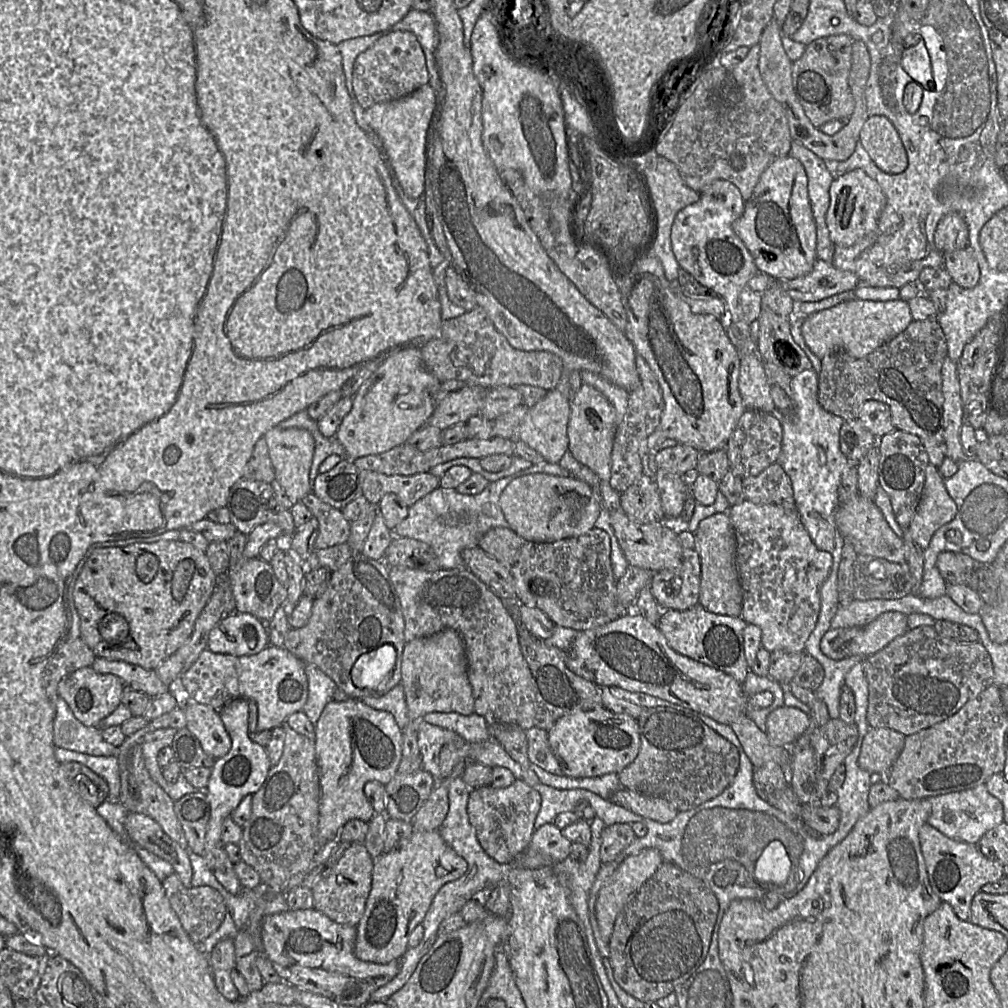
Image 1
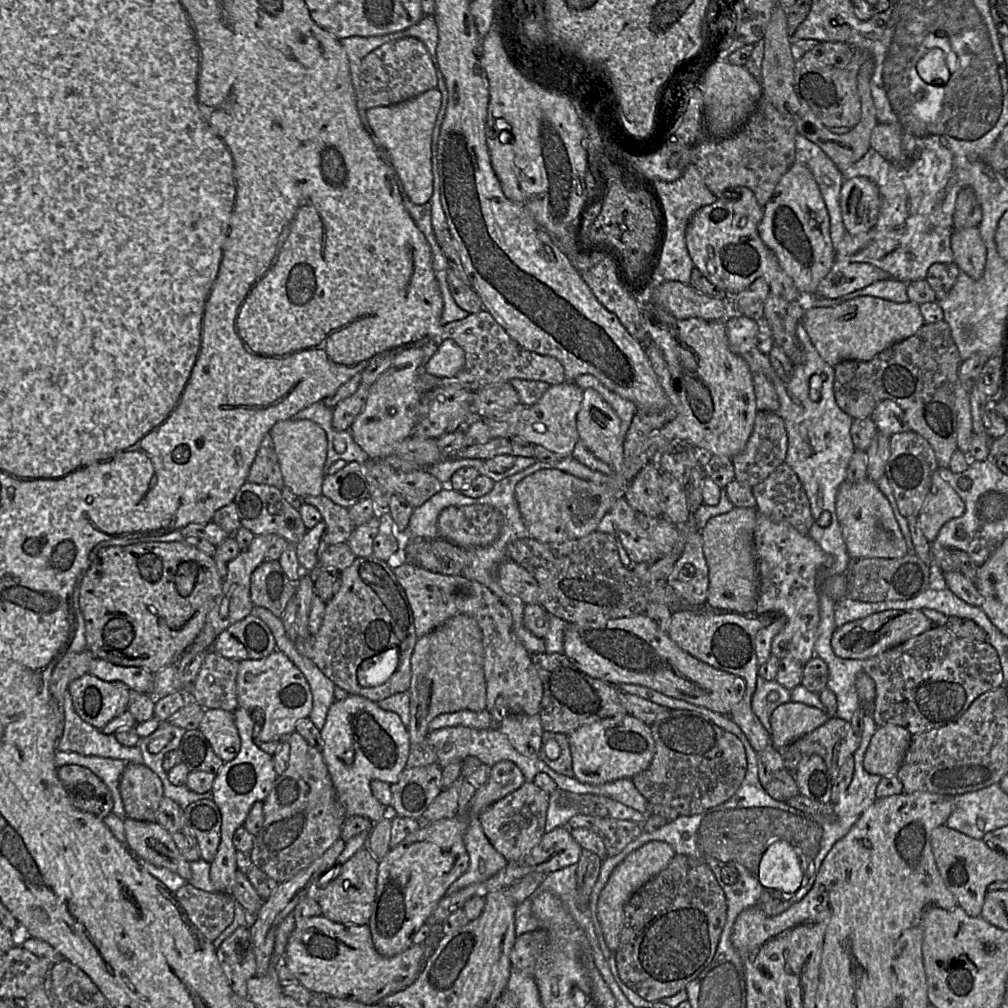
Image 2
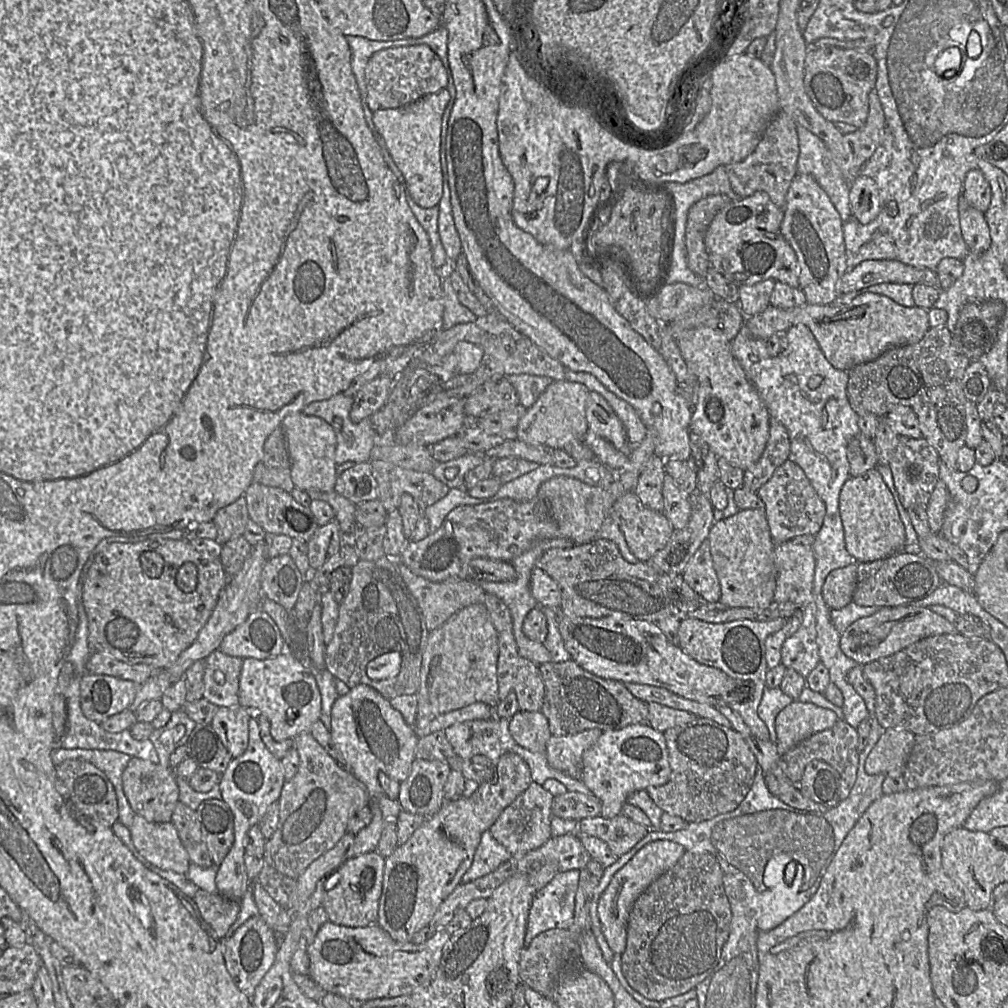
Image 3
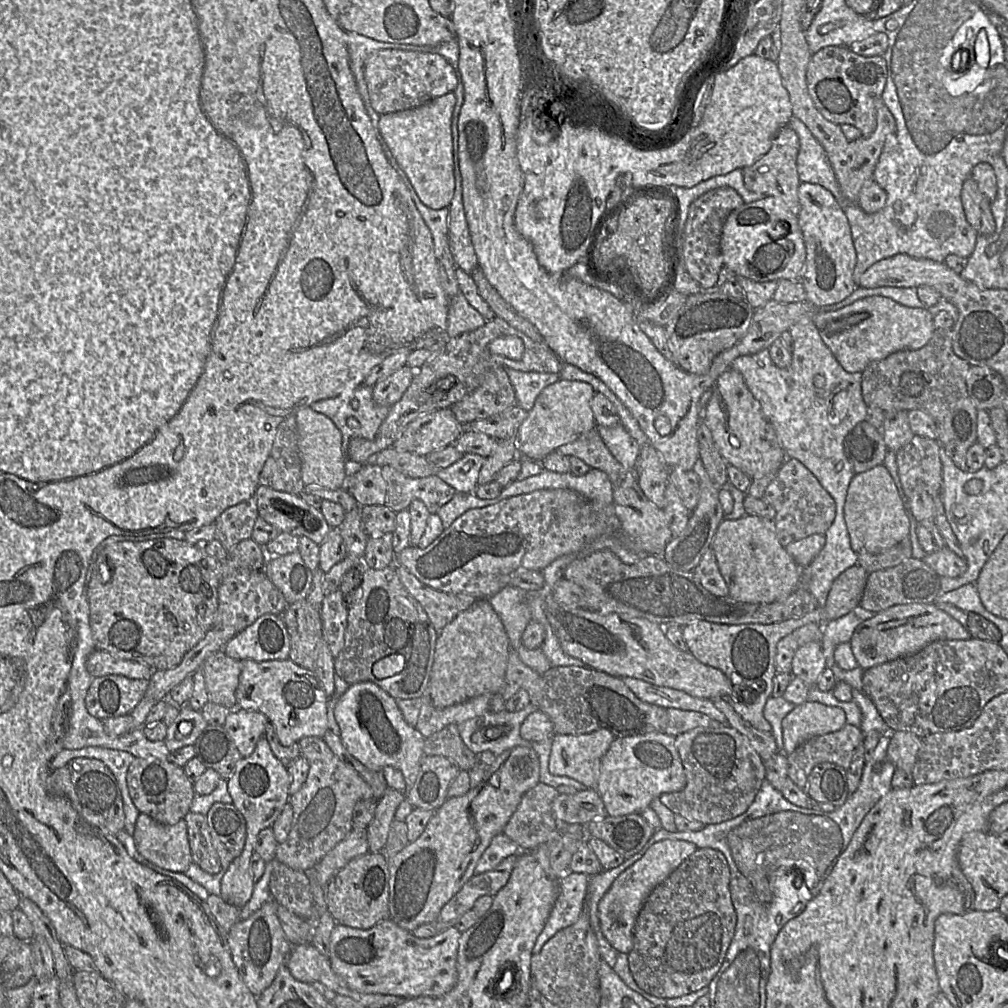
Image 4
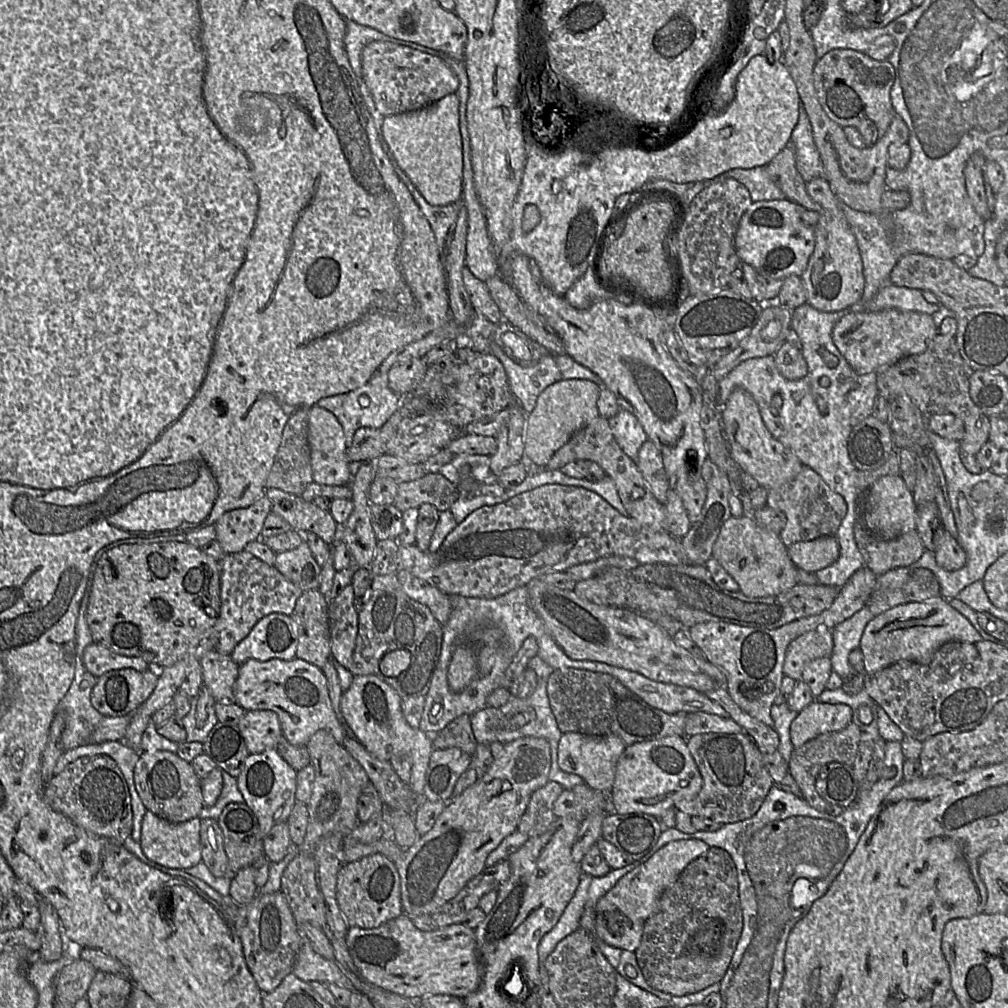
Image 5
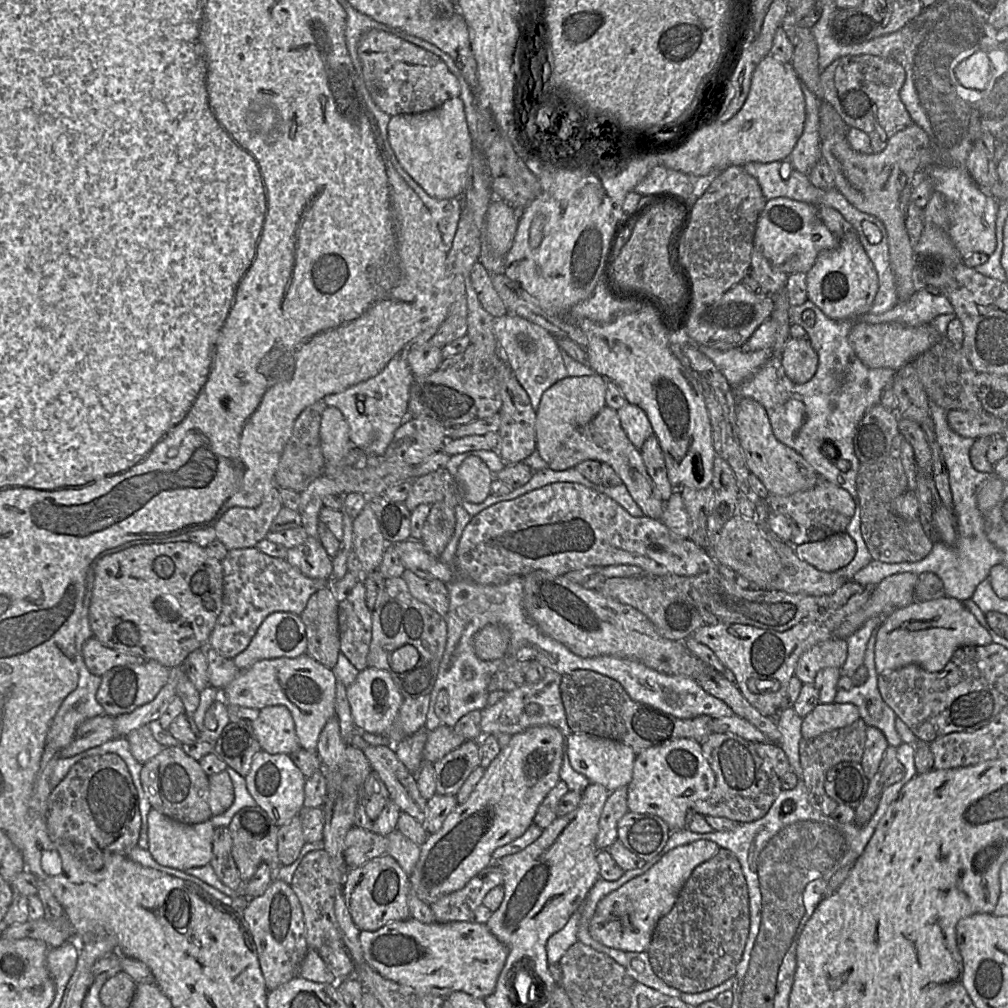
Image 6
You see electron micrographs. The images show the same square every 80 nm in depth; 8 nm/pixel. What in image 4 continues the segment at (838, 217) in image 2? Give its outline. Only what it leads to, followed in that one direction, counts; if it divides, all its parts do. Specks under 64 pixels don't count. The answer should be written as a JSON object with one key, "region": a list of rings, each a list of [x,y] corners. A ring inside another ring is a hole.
{"region":[[[792,117],[788,124],[797,134],[799,138],[799,152],[797,156],[797,172],[801,182],[807,182],[812,184],[819,184],[830,191],[835,199],[839,202],[839,204],[844,207],[848,203],[845,199],[839,183],[837,181],[834,170],[828,160],[826,152],[823,146],[819,143],[819,141],[814,137],[814,135],[810,132],[807,126],[798,118]]]}

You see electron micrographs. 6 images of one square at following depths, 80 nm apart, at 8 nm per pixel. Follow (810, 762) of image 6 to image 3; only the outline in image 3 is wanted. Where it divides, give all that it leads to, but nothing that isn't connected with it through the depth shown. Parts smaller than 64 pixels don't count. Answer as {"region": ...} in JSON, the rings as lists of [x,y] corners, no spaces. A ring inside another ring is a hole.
{"region":[[[837,720],[831,728],[817,732],[795,745],[782,759],[787,764],[788,778],[798,788],[809,762],[822,760],[842,773],[851,751],[857,746],[856,728],[844,720]]]}

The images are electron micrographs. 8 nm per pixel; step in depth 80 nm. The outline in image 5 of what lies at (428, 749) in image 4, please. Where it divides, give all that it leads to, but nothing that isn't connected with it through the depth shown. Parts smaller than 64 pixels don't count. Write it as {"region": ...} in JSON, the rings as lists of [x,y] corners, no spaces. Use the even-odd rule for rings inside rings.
{"region":[[[462,715],[450,722],[443,730],[431,736],[433,748],[443,750],[459,748],[467,754],[474,756],[477,741],[474,737],[470,715]]]}

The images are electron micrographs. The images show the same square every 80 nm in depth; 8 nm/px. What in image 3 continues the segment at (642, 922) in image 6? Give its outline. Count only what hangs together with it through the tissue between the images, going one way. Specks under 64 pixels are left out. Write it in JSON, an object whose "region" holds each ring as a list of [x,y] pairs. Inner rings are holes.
{"region":[[[654,841],[640,849],[614,874],[602,893],[597,908],[603,935],[614,954],[621,955],[625,951],[629,914],[637,898],[652,882],[671,869],[685,852],[685,848],[678,843]]]}

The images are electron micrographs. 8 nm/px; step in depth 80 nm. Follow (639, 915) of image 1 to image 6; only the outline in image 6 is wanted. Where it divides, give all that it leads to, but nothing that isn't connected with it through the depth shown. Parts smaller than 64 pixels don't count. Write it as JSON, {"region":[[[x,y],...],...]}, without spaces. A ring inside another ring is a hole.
{"region":[[[720,848],[719,851],[711,859],[701,863],[693,870],[690,877],[688,878],[683,888],[681,889],[673,908],[670,910],[670,912],[668,912],[658,921],[652,935],[650,946],[647,950],[649,955],[650,966],[656,976],[658,976],[661,980],[663,980],[667,985],[676,988],[681,992],[700,993],[709,990],[713,987],[720,985],[729,978],[734,977],[737,966],[743,955],[743,951],[749,935],[749,929],[750,929],[749,894],[748,894],[748,887],[745,876],[743,874],[741,865],[738,859],[736,858],[736,856],[730,850]]]}

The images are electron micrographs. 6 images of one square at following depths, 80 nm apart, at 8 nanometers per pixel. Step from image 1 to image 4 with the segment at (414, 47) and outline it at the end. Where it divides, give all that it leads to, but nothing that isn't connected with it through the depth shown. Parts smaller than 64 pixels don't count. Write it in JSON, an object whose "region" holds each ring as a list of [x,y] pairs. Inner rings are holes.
{"region":[[[400,49],[373,52],[366,60],[364,76],[371,105],[380,115],[418,107],[453,92],[458,84],[453,67],[440,54]]]}

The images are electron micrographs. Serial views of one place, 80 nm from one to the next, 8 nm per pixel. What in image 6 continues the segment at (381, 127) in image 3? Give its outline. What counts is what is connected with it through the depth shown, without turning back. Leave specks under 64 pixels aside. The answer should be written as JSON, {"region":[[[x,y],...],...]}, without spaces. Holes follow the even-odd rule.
{"region":[[[460,97],[450,98],[426,112],[391,116],[388,139],[404,170],[429,196],[436,199],[464,196],[468,187],[473,141]]]}

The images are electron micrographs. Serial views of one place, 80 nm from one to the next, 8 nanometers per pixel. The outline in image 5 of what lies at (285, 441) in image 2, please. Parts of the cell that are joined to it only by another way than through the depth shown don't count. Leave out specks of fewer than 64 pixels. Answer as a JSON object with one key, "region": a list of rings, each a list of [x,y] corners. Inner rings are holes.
{"region":[[[317,406],[309,408],[307,438],[310,447],[313,482],[322,485],[345,486],[350,483],[352,474],[349,471],[345,434],[336,416]]]}

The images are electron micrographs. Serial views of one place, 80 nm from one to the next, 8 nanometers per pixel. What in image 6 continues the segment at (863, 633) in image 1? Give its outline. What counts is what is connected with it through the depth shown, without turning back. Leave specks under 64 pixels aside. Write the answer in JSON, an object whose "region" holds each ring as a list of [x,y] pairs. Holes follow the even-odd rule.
{"region":[[[945,596],[926,602],[913,602],[885,616],[876,629],[875,669],[881,675],[915,664],[929,672],[938,672],[946,666],[959,647],[991,643],[989,631],[962,601]]]}

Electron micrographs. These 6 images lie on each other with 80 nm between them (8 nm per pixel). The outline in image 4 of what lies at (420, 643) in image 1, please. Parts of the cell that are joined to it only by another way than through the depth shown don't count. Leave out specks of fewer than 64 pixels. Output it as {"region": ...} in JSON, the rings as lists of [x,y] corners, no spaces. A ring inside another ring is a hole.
{"region":[[[487,599],[477,600],[438,633],[428,695],[436,708],[445,708],[482,694],[501,693],[510,641]]]}

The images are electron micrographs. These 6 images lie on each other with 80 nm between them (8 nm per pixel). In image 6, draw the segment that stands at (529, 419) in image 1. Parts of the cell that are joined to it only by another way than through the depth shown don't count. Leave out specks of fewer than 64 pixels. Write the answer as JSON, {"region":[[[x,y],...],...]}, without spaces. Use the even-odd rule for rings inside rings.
{"region":[[[599,375],[563,378],[544,391],[536,410],[536,449],[541,458],[550,463],[564,441],[579,426],[588,423],[604,406],[607,380]]]}

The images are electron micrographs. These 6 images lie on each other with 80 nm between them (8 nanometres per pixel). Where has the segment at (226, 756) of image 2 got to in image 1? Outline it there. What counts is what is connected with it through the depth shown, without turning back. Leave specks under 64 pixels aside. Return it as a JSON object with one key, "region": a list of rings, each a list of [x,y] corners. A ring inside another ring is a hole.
{"region":[[[192,702],[184,708],[186,728],[199,740],[205,753],[218,759],[231,749],[231,738],[220,718],[219,710]]]}

